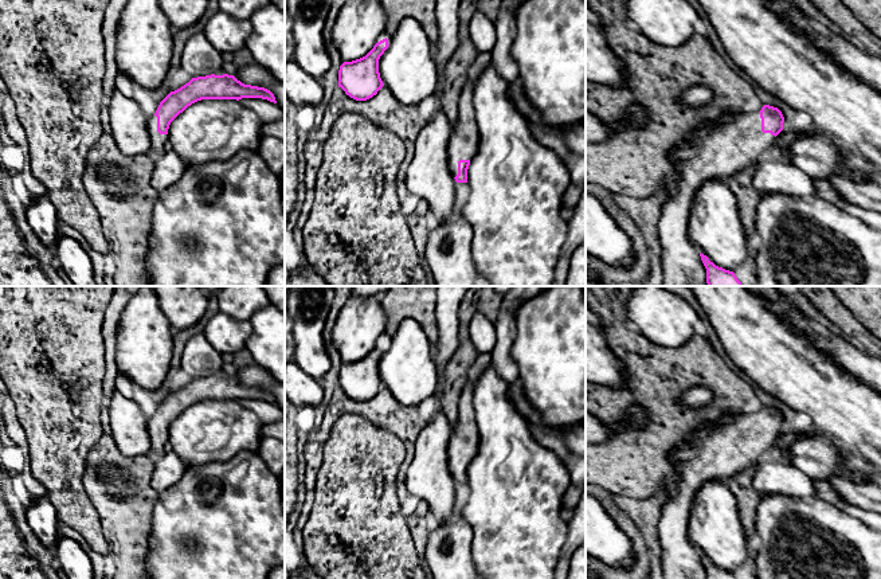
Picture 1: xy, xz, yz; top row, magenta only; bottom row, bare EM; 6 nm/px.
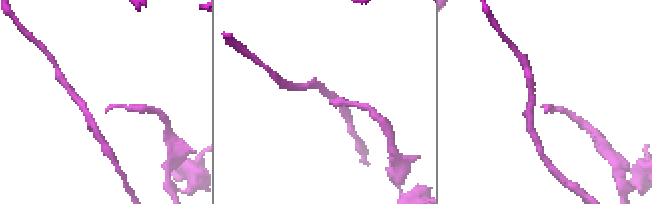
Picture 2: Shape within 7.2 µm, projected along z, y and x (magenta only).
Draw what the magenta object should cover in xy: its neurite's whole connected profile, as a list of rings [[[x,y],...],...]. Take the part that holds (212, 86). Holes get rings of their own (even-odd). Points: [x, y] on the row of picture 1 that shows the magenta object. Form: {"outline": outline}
{"outline": [[[205,75],[192,78],[180,89],[171,91],[158,105],[156,113],[148,118],[148,133],[150,136],[150,154],[157,159],[165,150],[168,129],[171,122],[192,103],[201,99],[242,99],[262,98],[277,103],[274,94],[265,89],[244,85],[234,75]]]}

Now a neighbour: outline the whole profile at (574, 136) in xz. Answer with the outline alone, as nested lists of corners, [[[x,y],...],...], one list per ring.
[[[520,77],[509,83],[506,97],[528,121],[543,126],[548,132],[559,134],[571,154],[586,157],[586,122],[567,128],[549,125],[529,102]]]

